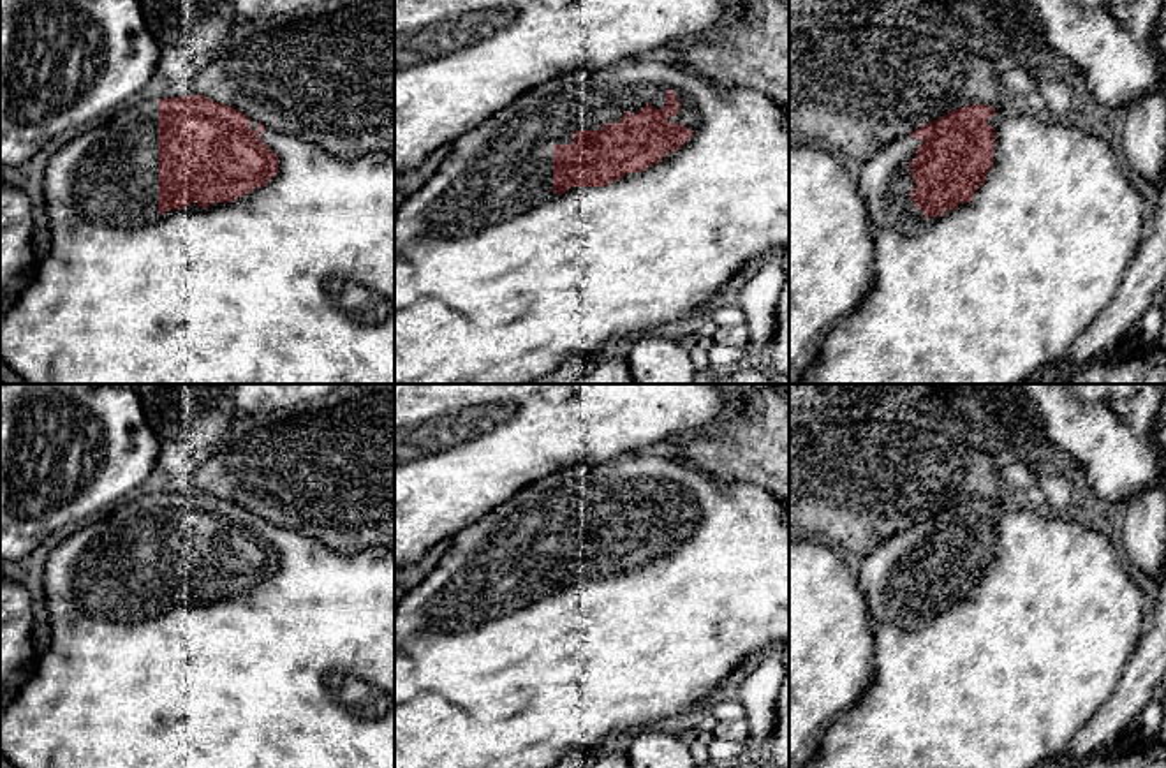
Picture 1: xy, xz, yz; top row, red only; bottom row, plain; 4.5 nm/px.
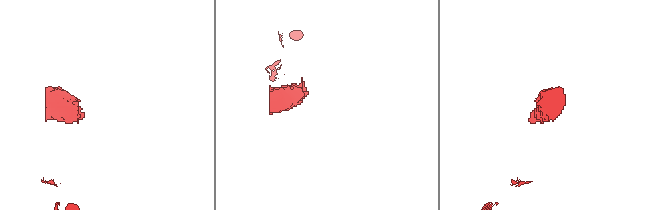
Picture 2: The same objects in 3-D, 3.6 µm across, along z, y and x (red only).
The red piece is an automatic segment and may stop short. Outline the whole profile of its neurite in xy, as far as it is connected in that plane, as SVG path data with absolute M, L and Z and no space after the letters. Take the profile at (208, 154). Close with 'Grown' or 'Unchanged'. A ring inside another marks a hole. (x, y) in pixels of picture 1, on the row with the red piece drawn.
M199 93L141 99L49 157L44 203L49 248L0 317L0 359L26 384L395 384L395 157L340 160Z. Grown

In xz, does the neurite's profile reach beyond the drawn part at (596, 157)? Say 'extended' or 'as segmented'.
extended

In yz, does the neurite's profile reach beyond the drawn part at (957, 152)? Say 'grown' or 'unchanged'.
grown

